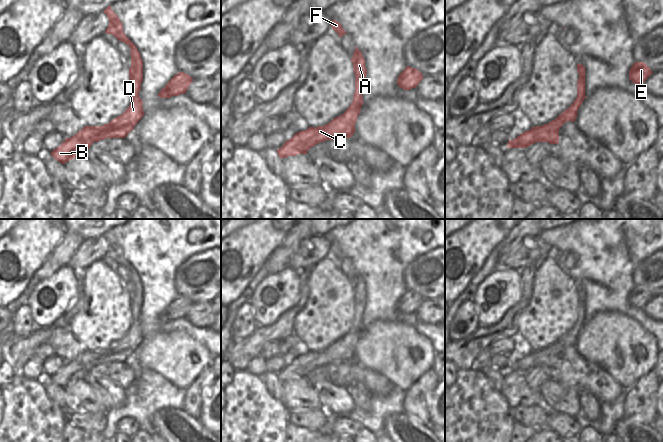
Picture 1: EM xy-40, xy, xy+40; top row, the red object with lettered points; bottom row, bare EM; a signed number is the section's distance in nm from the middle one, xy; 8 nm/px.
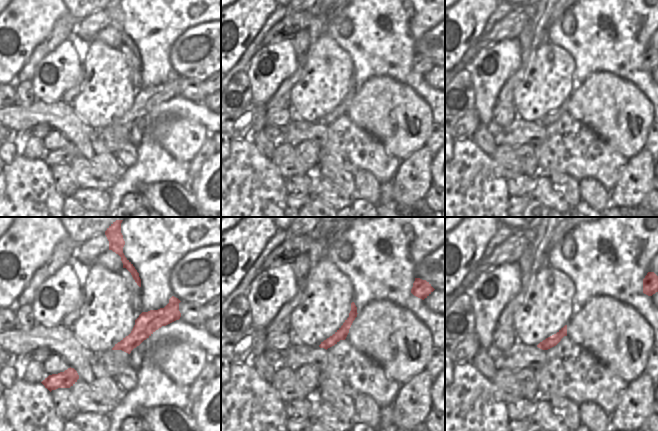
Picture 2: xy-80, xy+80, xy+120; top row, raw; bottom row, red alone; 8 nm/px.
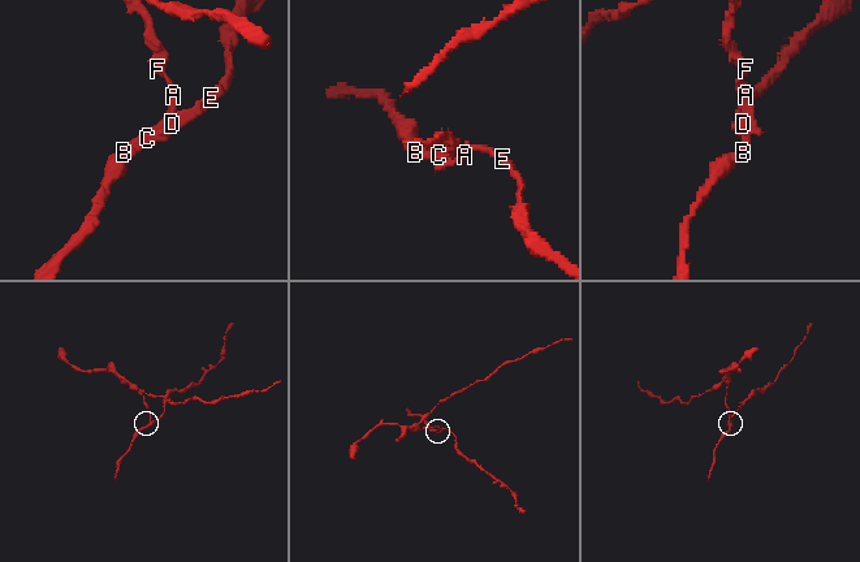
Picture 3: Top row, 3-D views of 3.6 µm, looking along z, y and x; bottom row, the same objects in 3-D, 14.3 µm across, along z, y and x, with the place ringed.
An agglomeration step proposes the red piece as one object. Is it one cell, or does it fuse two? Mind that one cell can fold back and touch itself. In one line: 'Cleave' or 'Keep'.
Cleave.

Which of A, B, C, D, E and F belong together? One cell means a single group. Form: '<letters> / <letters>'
A F / B C D E

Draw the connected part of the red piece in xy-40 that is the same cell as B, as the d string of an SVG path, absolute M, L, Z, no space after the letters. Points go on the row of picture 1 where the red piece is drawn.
M138 96L133 99L129 107L118 117L102 126L85 126L74 136L65 138L65 141L55 148L51 155L58 162L66 162L85 153L94 142L106 138L125 138L144 115L143 101Z

